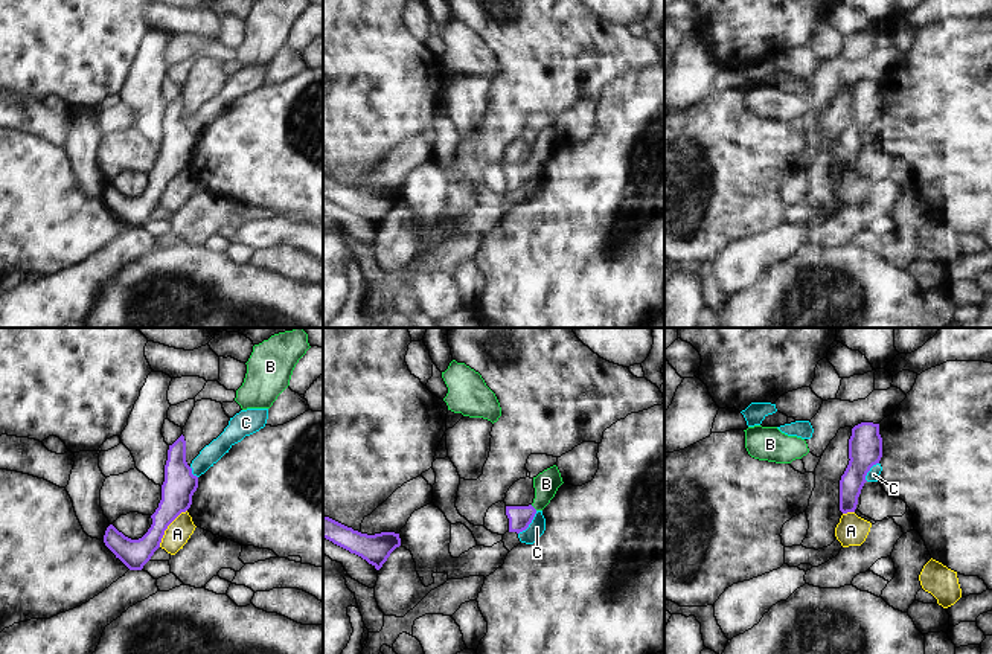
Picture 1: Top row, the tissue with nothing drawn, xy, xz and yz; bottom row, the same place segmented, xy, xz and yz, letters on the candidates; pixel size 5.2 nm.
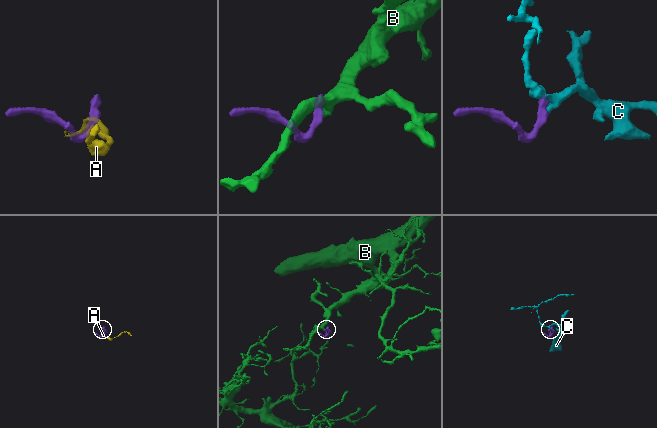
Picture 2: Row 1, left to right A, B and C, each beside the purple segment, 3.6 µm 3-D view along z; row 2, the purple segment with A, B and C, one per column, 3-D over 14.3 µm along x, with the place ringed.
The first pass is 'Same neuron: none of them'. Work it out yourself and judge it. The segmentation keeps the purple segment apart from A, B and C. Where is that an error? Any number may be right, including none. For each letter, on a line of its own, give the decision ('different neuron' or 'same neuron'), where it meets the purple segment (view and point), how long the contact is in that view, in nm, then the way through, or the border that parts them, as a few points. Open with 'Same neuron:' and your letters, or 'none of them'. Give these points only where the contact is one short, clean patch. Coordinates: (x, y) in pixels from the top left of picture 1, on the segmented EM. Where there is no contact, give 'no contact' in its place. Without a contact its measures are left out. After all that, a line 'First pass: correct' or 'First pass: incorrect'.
Same neuron: B
A: different neuron; meets purple in xy at (166, 528); contact 240 nm long; border along xy (186, 509), (168, 526), (159, 546)
B: same neuron; meets purple in xz at (532, 506); contact 50 nm long; runs through xz (520, 517), (532, 506), (543, 496), (546, 484)
C: different neuron; meets purple in xz at (531, 522); contact 160 nm long; border along xz (537, 511), (532, 522), (518, 534)
First pass: incorrect

